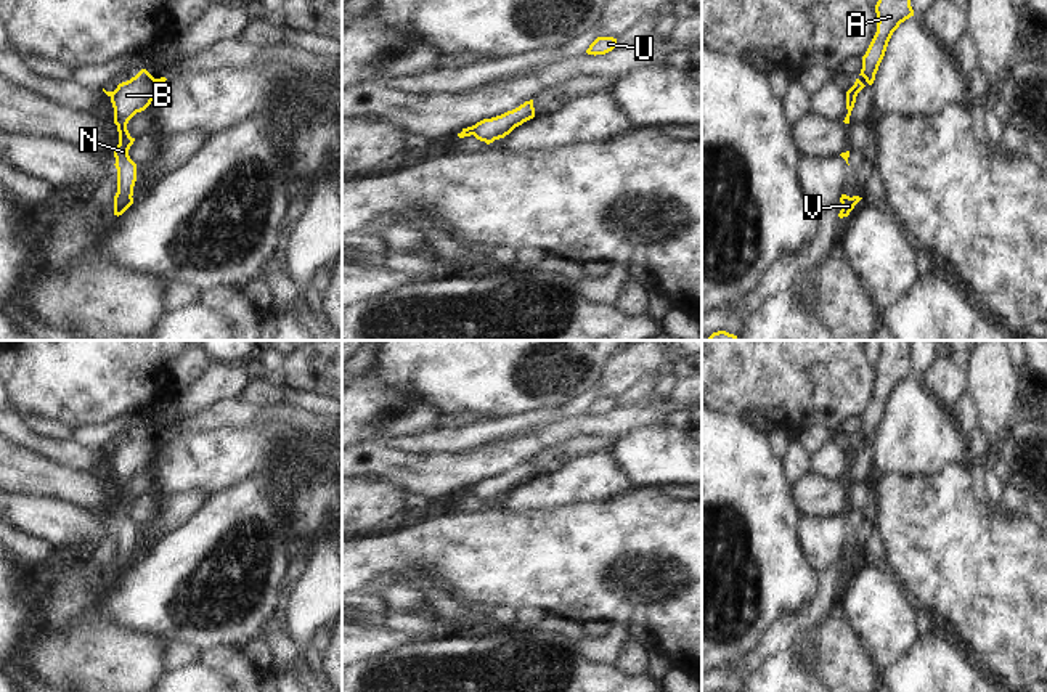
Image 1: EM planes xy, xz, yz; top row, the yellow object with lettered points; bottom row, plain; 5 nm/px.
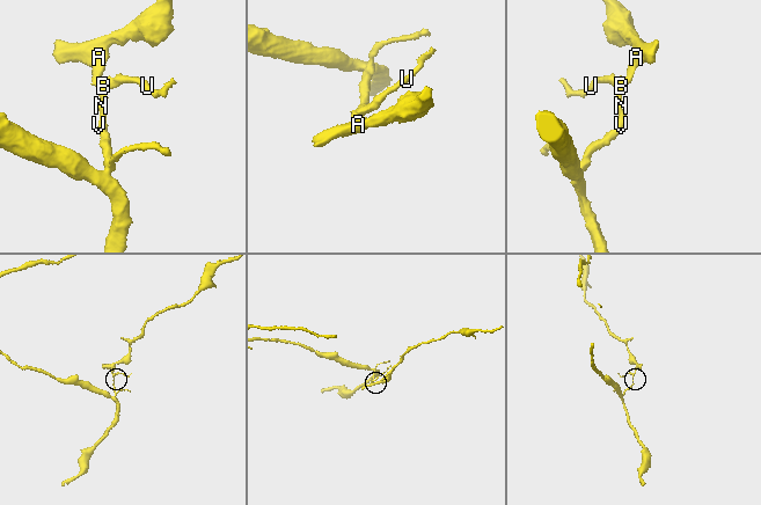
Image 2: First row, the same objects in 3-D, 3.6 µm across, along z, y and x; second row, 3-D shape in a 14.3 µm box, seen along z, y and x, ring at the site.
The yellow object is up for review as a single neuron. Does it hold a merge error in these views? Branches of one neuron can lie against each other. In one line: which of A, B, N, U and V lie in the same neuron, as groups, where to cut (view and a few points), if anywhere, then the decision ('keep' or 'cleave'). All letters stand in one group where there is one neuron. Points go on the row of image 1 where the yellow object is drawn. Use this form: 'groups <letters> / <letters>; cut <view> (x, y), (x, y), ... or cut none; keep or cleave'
groups A / B N U V; cut xz (471, 127), (472, 134); cleave

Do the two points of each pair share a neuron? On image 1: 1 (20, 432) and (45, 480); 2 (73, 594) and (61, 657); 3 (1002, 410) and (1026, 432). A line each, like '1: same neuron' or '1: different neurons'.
1: different neurons
2: different neurons
3: different neurons

